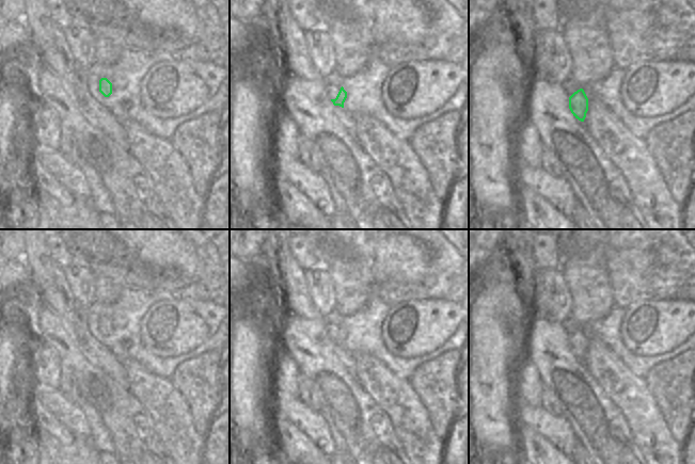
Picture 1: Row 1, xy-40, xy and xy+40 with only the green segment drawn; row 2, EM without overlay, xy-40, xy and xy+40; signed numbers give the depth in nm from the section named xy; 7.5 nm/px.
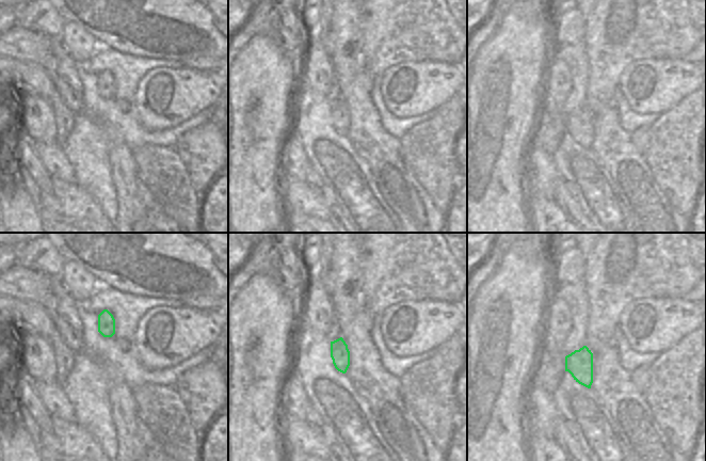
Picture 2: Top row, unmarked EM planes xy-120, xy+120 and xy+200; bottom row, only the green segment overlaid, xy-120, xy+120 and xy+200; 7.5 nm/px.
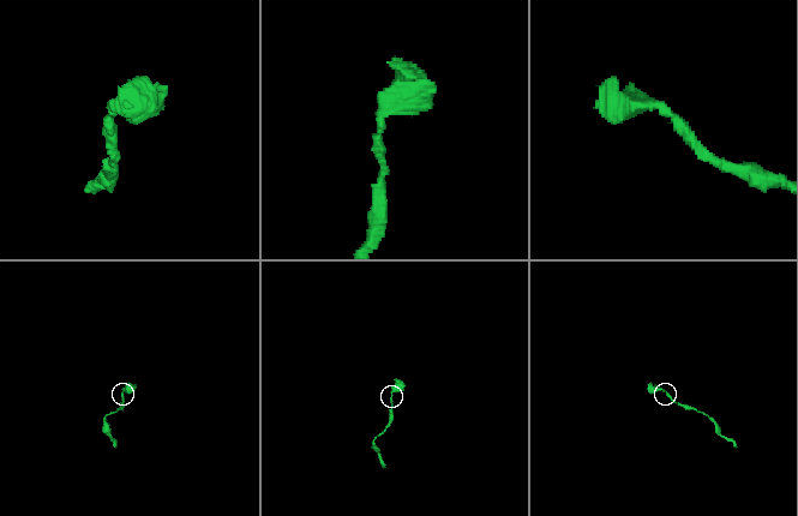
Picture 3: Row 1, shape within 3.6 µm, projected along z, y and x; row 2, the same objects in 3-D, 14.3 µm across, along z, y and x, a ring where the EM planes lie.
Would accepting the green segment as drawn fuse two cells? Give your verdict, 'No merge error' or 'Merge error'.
No merge error

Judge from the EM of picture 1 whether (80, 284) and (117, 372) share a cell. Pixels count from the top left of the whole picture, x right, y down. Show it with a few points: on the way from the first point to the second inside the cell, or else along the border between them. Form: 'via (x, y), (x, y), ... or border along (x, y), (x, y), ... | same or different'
border along (69, 288), (73, 297), (85, 308) | different

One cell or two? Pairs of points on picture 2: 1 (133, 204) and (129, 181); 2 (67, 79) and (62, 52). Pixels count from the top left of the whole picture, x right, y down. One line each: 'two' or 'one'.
1: one
2: one

